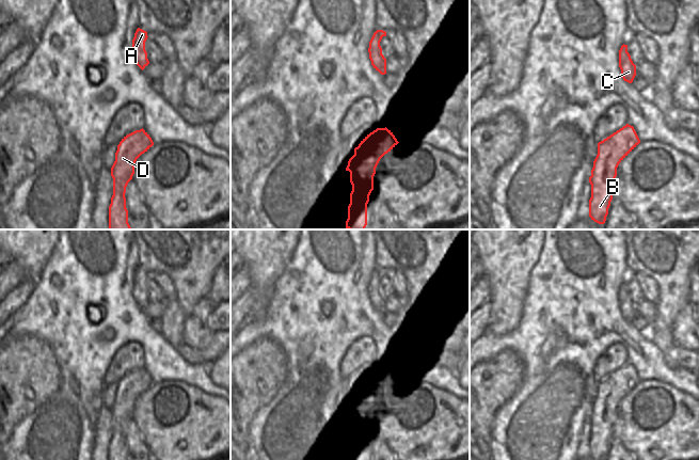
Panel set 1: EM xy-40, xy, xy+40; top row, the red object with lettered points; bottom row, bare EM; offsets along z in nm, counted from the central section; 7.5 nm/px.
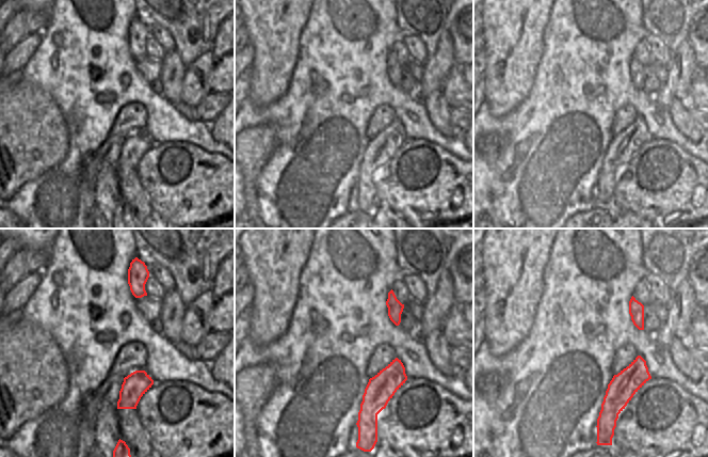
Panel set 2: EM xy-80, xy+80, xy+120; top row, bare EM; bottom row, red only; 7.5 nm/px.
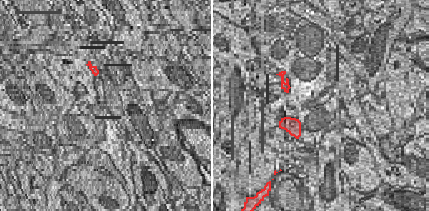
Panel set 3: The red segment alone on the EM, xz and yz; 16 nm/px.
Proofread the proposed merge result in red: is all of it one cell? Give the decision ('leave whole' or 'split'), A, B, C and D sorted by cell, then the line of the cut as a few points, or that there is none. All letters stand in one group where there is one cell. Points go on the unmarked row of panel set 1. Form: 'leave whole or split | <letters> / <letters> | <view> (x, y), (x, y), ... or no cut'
leave whole | A B C D | no cut

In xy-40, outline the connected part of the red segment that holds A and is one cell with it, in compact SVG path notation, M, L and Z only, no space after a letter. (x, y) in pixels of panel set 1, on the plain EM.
M138 267L132 279L132 298L142 310L149 303L145 289L147 276L147 271Z

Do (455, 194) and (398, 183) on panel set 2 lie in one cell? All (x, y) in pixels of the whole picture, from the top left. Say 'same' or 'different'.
same

